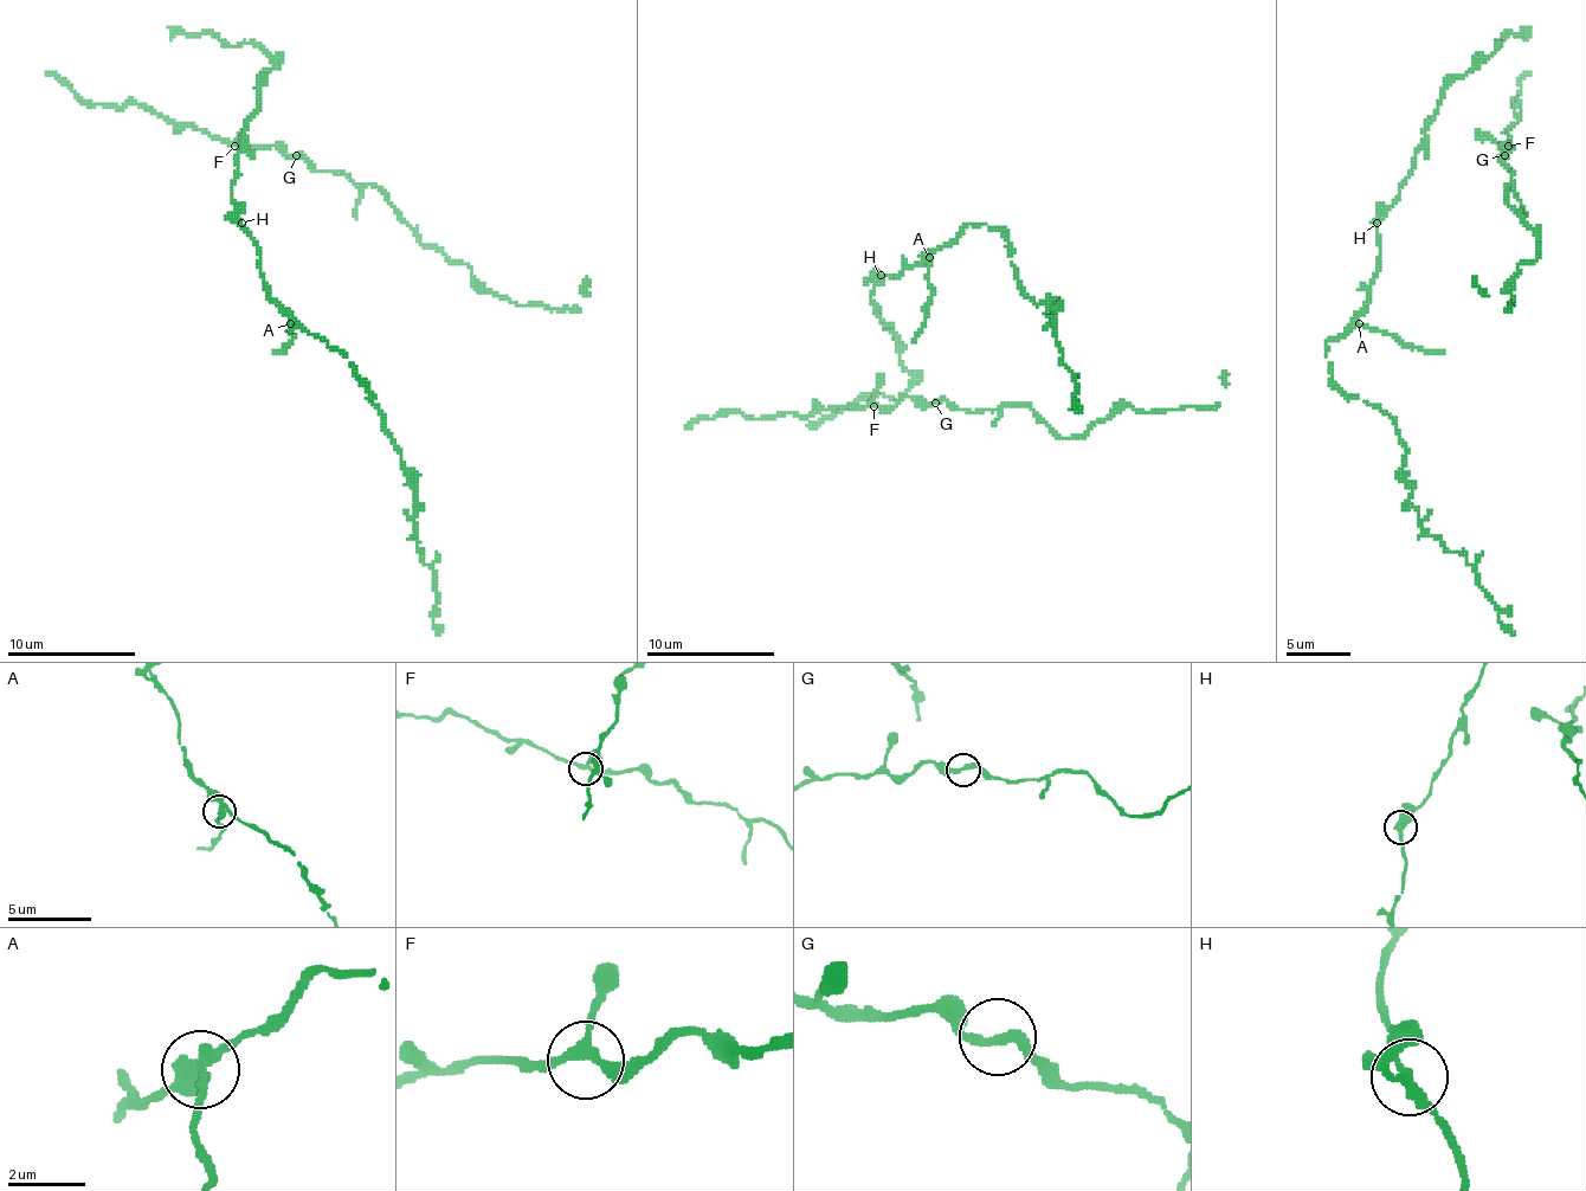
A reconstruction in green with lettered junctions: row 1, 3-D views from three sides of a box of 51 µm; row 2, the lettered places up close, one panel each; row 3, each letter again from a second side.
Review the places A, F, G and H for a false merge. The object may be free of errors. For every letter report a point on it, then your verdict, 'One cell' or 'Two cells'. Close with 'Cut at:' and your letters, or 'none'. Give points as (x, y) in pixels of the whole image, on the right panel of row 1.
A: Place: (1359, 323). Two cells
F: Place: (1508, 146). One cell
G: Place: (1504, 155). One cell
H: Place: (1377, 223). One cell
Cut at: A

